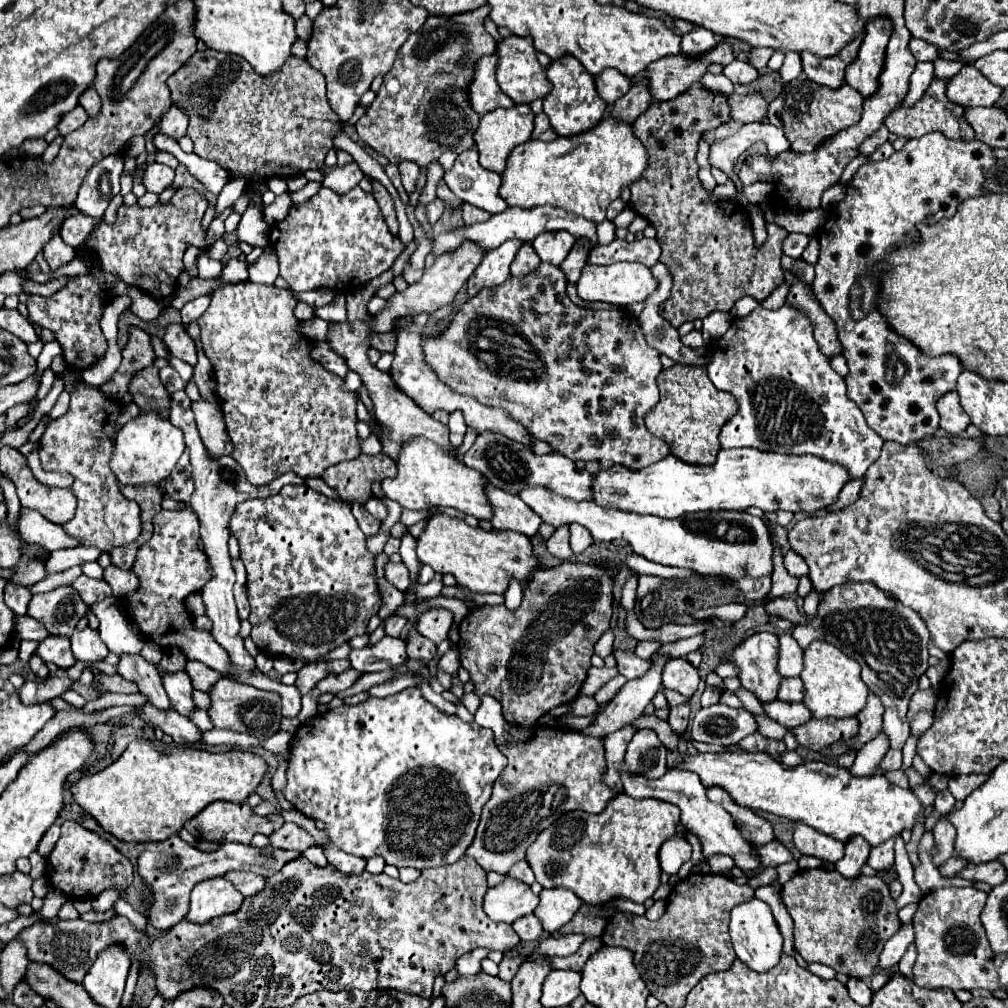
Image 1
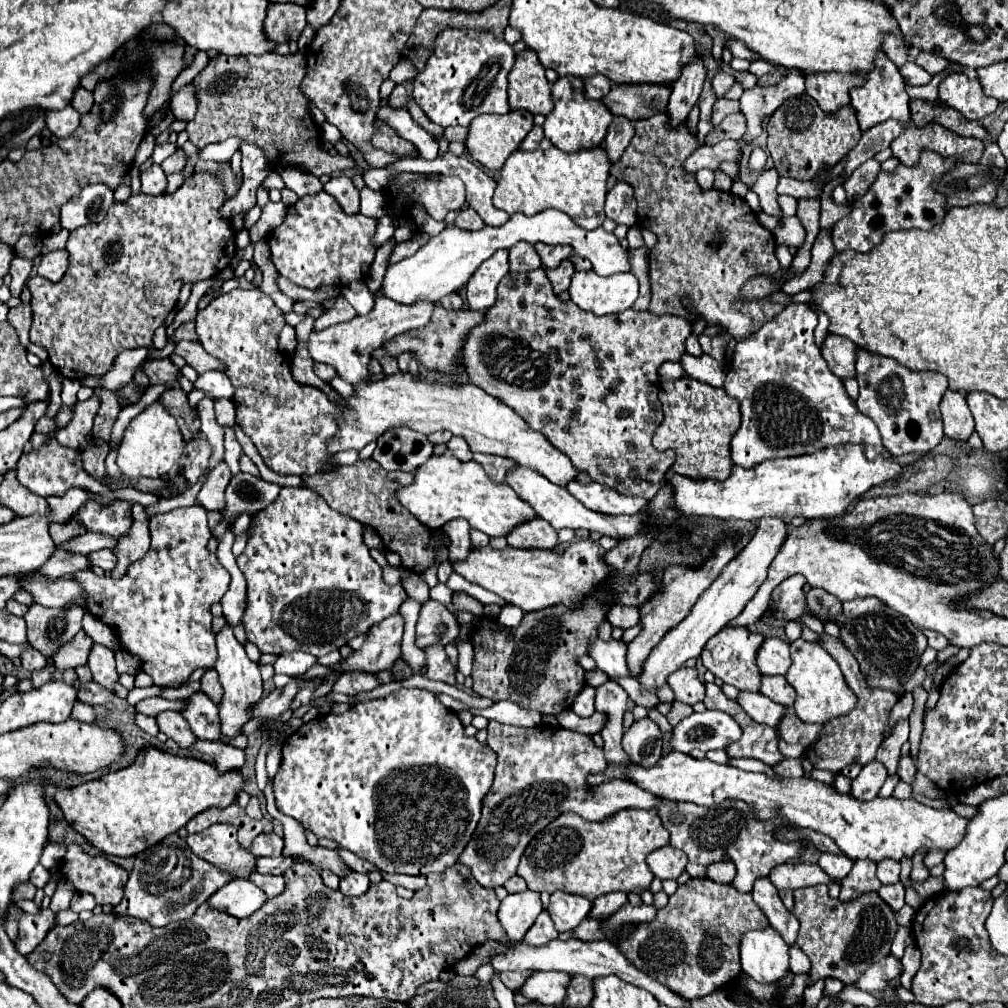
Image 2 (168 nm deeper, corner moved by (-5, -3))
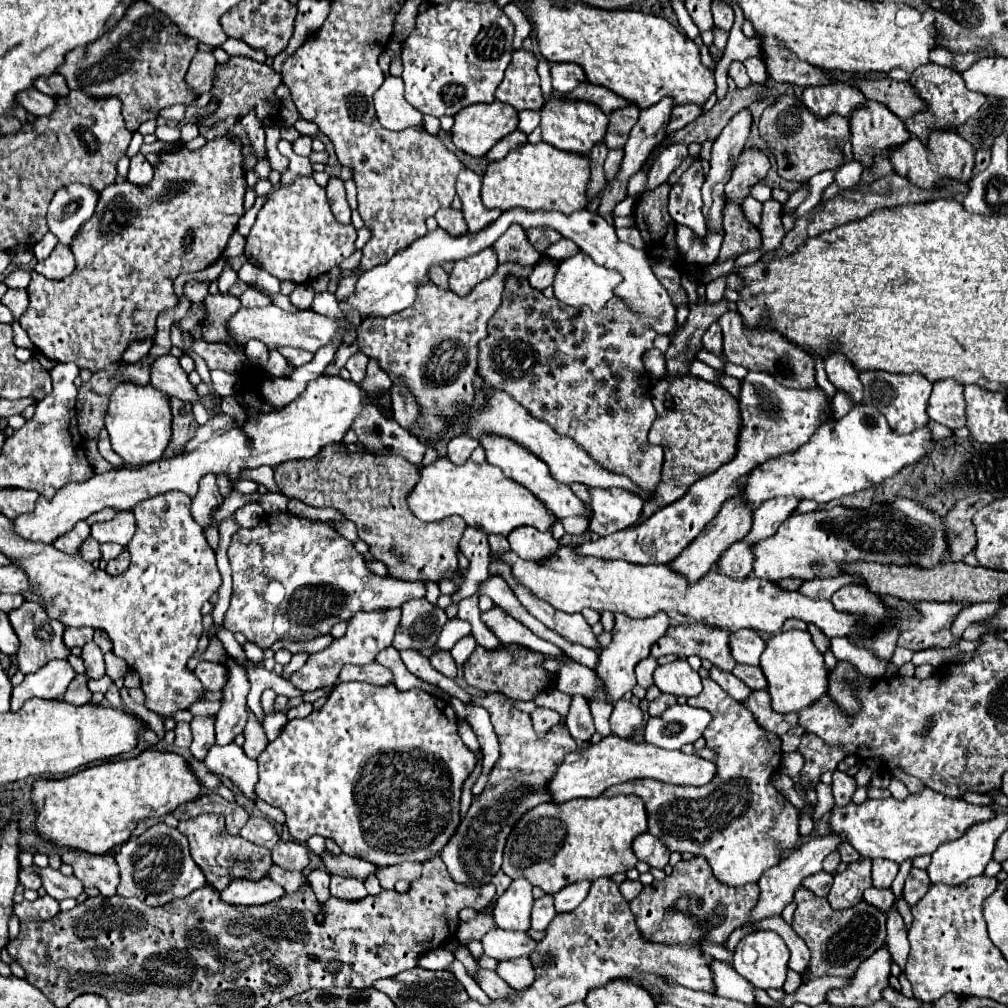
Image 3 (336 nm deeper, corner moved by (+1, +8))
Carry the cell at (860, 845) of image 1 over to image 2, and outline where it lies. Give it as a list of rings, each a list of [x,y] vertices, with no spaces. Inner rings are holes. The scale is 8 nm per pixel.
[[[858,860],[854,862],[850,874],[842,878],[842,892],[840,902],[852,902],[862,894],[876,892],[882,884],[876,878],[876,862]]]

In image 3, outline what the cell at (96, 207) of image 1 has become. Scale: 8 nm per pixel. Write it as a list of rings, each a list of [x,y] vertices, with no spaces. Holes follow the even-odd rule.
[[[72,183],[54,193],[48,207],[48,229],[58,237],[60,243],[70,245],[76,231],[92,217],[96,211],[100,193],[92,191],[80,183]]]

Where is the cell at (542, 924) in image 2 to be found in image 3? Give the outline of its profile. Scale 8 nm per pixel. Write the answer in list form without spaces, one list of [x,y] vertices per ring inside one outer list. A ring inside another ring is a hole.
[[[544,895],[534,901],[534,907],[532,907],[532,929],[534,931],[544,931],[554,919],[556,911],[554,911],[552,901],[554,901],[552,895]]]

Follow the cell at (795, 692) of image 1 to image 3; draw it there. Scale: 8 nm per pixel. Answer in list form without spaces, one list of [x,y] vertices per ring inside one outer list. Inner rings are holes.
[[[736,665],[732,671],[738,679],[742,679],[748,687],[752,689],[766,689],[768,681],[764,679],[764,673],[760,671],[760,667],[752,667],[752,665]]]

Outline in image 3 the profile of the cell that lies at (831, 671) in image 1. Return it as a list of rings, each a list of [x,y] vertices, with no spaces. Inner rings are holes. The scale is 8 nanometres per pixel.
[[[784,631],[768,639],[766,651],[760,657],[760,667],[768,679],[768,693],[772,697],[772,709],[778,713],[802,711],[822,699],[828,693],[828,675],[824,655],[816,651],[812,635],[808,631]]]

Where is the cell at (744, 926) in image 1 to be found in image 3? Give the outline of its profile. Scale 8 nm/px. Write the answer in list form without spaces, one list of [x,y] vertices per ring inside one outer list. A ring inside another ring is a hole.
[[[754,931],[740,939],[734,951],[734,969],[758,989],[782,987],[790,951],[772,931]]]

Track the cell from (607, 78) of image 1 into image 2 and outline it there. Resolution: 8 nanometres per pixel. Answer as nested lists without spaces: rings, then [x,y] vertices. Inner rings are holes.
[[[590,76],[584,80],[584,94],[590,100],[602,100],[602,94],[606,94],[606,90],[610,90],[610,80],[598,76]]]

